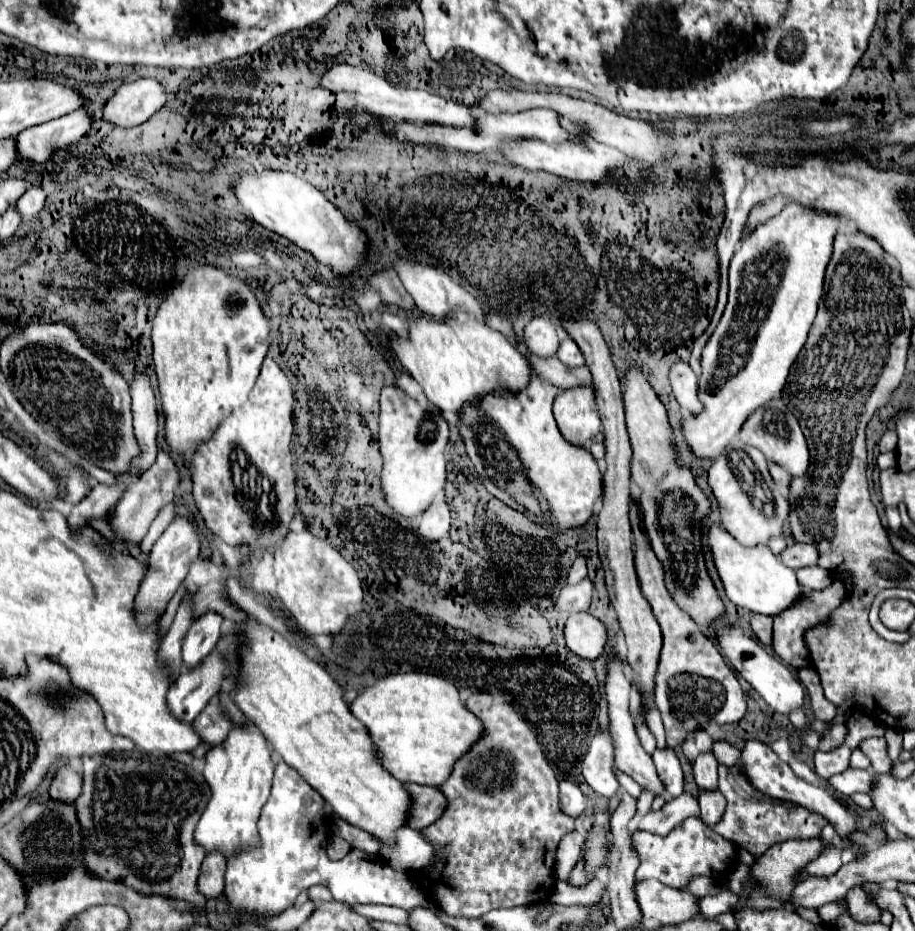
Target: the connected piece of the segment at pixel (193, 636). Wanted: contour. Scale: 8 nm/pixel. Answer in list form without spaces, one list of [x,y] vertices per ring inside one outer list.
[[[207,613],[189,627],[181,645],[183,665],[187,671],[203,663],[203,659],[215,649],[215,643],[221,637],[221,623],[223,623],[221,615]]]

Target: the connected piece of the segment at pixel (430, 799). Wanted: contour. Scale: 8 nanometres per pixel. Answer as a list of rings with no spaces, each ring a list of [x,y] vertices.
[[[405,783],[405,791],[409,793],[411,799],[409,807],[411,817],[407,819],[407,827],[423,829],[441,817],[447,803],[441,791],[437,791],[435,787],[415,785],[415,783]]]

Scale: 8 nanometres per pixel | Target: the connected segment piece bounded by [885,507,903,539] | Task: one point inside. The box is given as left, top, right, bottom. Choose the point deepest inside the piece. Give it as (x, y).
(892, 514)

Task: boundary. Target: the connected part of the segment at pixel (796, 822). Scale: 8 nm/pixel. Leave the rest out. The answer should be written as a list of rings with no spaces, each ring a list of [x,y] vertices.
[[[718,766],[718,779],[721,783],[721,791],[727,799],[727,809],[719,823],[713,825],[713,831],[723,835],[725,839],[731,839],[739,847],[747,849],[753,855],[761,855],[775,843],[783,843],[787,839],[811,839],[817,837],[823,827],[827,825],[827,819],[815,811],[809,811],[805,807],[799,807],[795,803],[787,803],[781,799],[771,799],[767,795],[759,795],[743,775],[739,775],[739,767]]]

